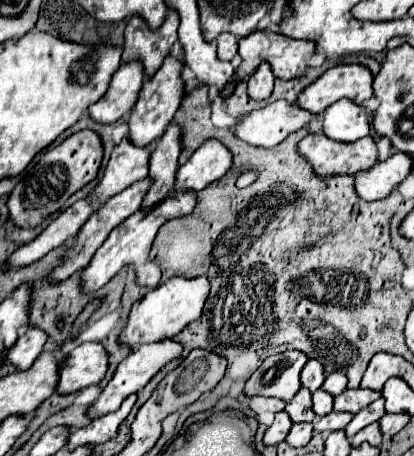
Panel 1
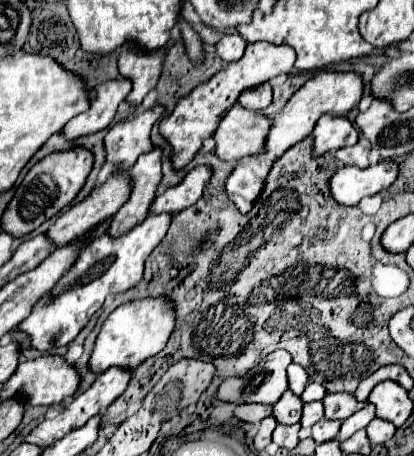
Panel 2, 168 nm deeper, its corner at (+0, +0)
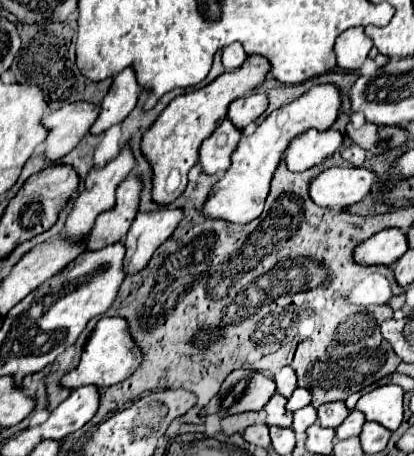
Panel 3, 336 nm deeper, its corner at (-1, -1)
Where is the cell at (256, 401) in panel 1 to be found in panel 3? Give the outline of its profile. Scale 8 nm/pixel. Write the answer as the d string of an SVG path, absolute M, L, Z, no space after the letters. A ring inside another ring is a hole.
M248 411L248 413L236 413L236 415L228 415L222 419L222 433L226 435L234 435L234 433L242 433L246 427L254 425L254 423L262 423L264 421L264 411Z

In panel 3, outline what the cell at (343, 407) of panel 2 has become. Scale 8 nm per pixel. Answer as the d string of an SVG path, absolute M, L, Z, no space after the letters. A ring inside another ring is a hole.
M334 401L334 403L326 403L318 407L318 423L322 427L338 427L346 415L350 413L350 409L344 405L344 401Z

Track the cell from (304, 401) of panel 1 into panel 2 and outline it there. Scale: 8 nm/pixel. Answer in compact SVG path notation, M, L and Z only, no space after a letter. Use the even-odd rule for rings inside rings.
M289 390L273 404L273 418L279 424L297 424L303 404L299 402L299 396L293 396Z

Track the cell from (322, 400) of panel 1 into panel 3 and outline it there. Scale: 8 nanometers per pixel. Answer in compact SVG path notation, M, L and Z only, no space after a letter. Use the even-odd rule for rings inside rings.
M306 405L306 407L302 407L302 409L298 409L298 411L294 413L292 429L294 429L296 433L304 433L316 419L318 419L316 409L314 409L312 405Z

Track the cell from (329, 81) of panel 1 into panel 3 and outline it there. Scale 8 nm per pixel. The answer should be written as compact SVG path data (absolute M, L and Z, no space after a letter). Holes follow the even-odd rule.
M334 83L314 85L308 89L296 103L288 103L288 107L280 107L272 111L252 133L252 137L244 137L240 141L240 147L232 153L232 165L224 173L224 177L214 185L214 189L208 195L208 201L204 203L204 213L212 219L224 219L230 223L246 225L254 221L262 209L264 201L270 189L270 179L282 161L284 151L288 149L288 143L296 139L296 135L302 135L308 129L328 129L338 117L342 105L342 91Z

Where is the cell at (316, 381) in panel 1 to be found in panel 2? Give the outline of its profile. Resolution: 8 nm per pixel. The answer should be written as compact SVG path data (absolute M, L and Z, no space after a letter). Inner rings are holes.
M289 364L287 366L287 380L289 380L289 390L299 396L305 386L307 386L307 372L299 364Z

